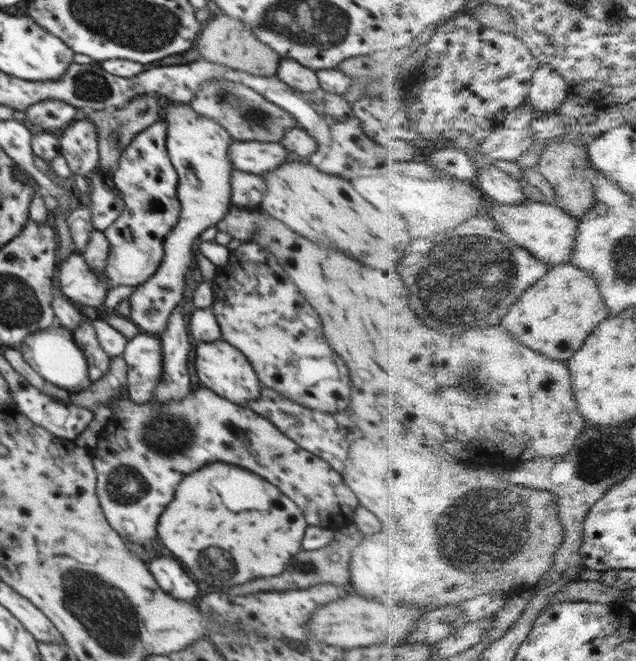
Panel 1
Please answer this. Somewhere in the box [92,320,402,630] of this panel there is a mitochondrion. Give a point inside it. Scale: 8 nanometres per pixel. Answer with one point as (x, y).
(164, 434)

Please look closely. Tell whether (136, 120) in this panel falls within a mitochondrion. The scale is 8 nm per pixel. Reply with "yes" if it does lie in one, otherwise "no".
no

